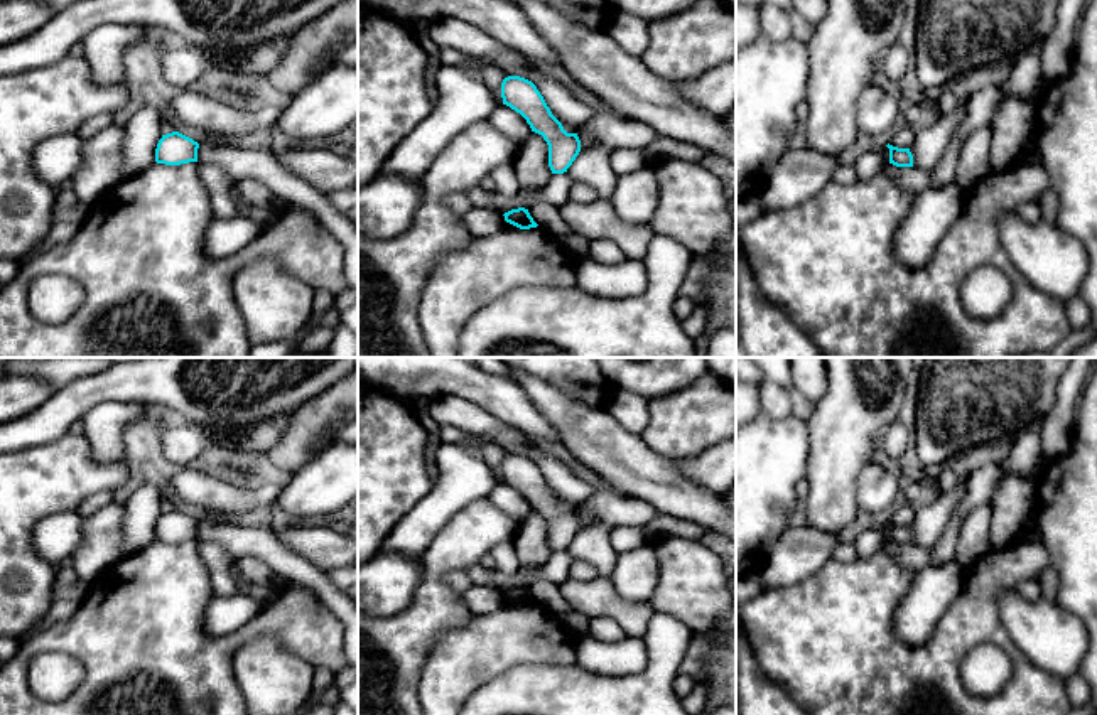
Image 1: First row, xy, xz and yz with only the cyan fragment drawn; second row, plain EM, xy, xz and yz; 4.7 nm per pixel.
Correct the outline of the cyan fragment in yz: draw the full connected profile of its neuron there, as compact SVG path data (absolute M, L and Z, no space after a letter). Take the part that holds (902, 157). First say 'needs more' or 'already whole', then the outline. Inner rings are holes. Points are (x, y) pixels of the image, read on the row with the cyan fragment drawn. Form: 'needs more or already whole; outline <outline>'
already whole; outline M886 145L889 148L889 164L896 167L913 167L913 155L910 148L898 148L893 145Z

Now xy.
already whole; outline M172 132L162 135L159 140L155 148L155 162L165 165L197 162L197 148L197 142L179 132Z

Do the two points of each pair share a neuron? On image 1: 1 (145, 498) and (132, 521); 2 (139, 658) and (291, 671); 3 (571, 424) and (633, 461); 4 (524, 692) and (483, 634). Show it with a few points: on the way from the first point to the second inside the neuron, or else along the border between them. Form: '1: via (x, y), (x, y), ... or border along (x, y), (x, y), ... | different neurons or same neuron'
1: via (145, 503), (137, 516) | same neuron
2: border along (259, 636), (233, 660), (233, 675), (245, 697) | different neurons
3: via (586, 432), (618, 456) | same neuron
4: border along (547, 661), (517, 663), (475, 692) | different neurons

